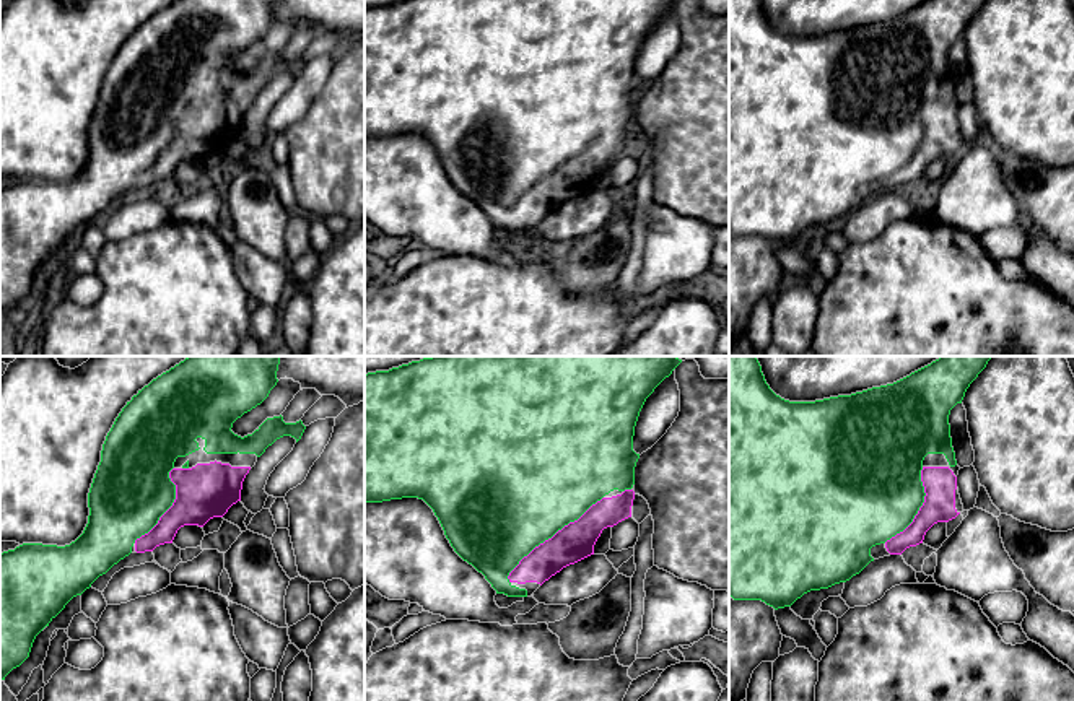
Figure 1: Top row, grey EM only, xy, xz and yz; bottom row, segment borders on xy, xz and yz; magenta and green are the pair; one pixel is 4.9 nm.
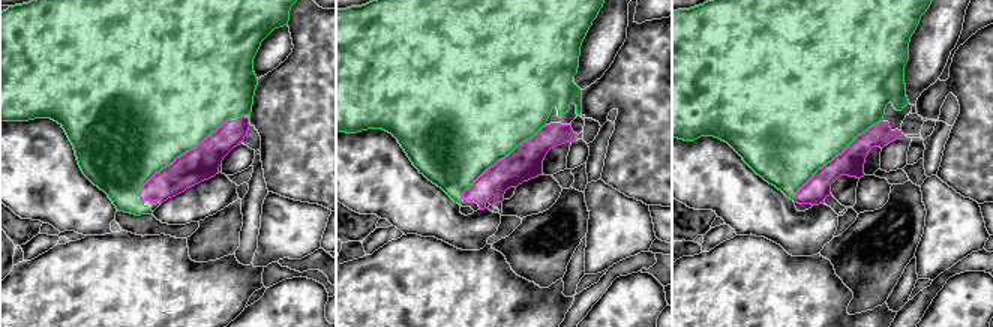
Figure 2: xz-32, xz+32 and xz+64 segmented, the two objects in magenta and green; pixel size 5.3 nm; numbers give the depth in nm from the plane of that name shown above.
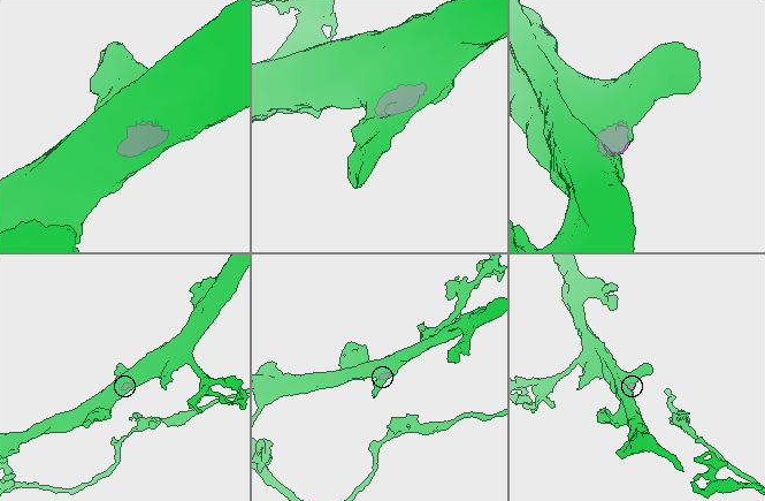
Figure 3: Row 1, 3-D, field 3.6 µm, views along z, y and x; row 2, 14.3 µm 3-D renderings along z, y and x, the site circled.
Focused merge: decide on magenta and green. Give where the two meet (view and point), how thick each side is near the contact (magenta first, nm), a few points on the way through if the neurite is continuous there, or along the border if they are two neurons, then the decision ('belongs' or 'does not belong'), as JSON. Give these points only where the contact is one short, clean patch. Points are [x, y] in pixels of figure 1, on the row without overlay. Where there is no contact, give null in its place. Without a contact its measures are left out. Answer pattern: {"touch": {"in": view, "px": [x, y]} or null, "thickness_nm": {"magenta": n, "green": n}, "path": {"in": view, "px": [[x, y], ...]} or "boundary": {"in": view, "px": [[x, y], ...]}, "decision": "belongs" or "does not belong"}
{"touch": {"in": "xz", "px": [552, 173]}, "thickness_nm": {"magenta": 190, "green": 480}, "decision": "belongs"}

